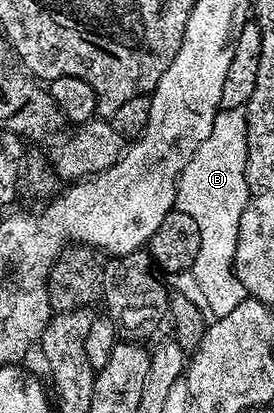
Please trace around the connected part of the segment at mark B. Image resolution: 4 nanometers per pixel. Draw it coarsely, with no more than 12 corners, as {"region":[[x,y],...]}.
{"region":[[220,109],[175,190],[197,229],[223,235],[223,311],[248,298],[235,272],[247,208],[247,109]]}

